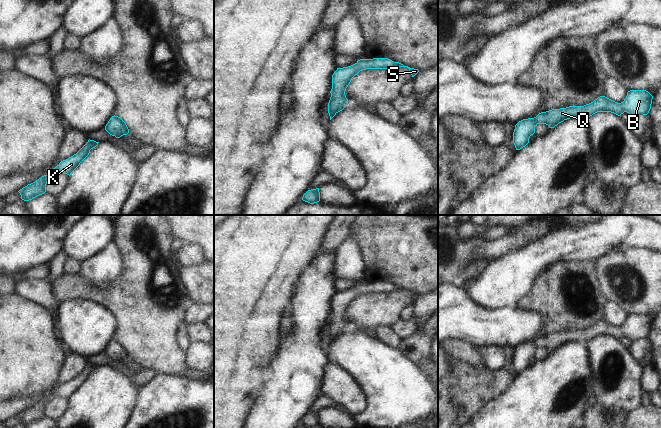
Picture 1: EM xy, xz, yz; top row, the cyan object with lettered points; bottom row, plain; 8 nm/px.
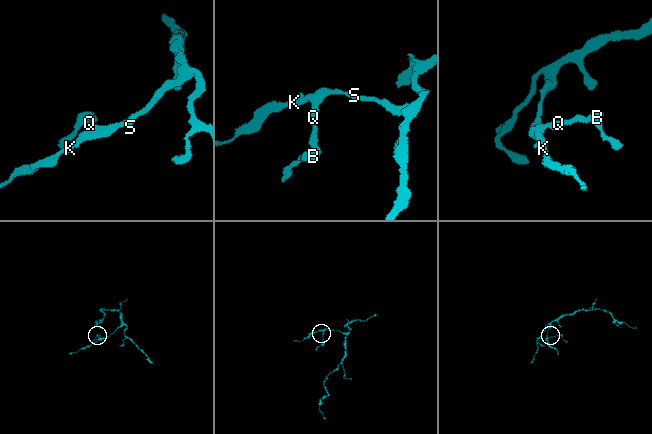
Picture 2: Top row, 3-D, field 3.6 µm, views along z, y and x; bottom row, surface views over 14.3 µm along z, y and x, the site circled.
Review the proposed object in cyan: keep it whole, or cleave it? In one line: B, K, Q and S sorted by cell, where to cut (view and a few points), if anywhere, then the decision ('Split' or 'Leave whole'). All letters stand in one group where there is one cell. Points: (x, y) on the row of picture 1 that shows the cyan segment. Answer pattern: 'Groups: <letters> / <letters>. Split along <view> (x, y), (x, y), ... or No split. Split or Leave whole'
Groups: B K Q S. No split. Leave whole

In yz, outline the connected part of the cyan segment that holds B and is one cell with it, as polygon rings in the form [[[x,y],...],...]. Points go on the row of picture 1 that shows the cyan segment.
[[[630,90],[623,102],[617,103],[605,96],[600,96],[584,106],[569,106],[539,113],[534,118],[523,119],[515,125],[513,143],[520,150],[529,143],[538,124],[546,124],[554,128],[570,118],[584,119],[597,112],[611,112],[618,116],[624,112],[634,116],[647,115],[651,109],[653,96],[646,90]]]

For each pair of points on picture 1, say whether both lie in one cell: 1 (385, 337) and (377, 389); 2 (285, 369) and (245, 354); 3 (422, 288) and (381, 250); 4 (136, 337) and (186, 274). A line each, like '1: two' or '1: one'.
1: two
2: two
3: one
4: two

